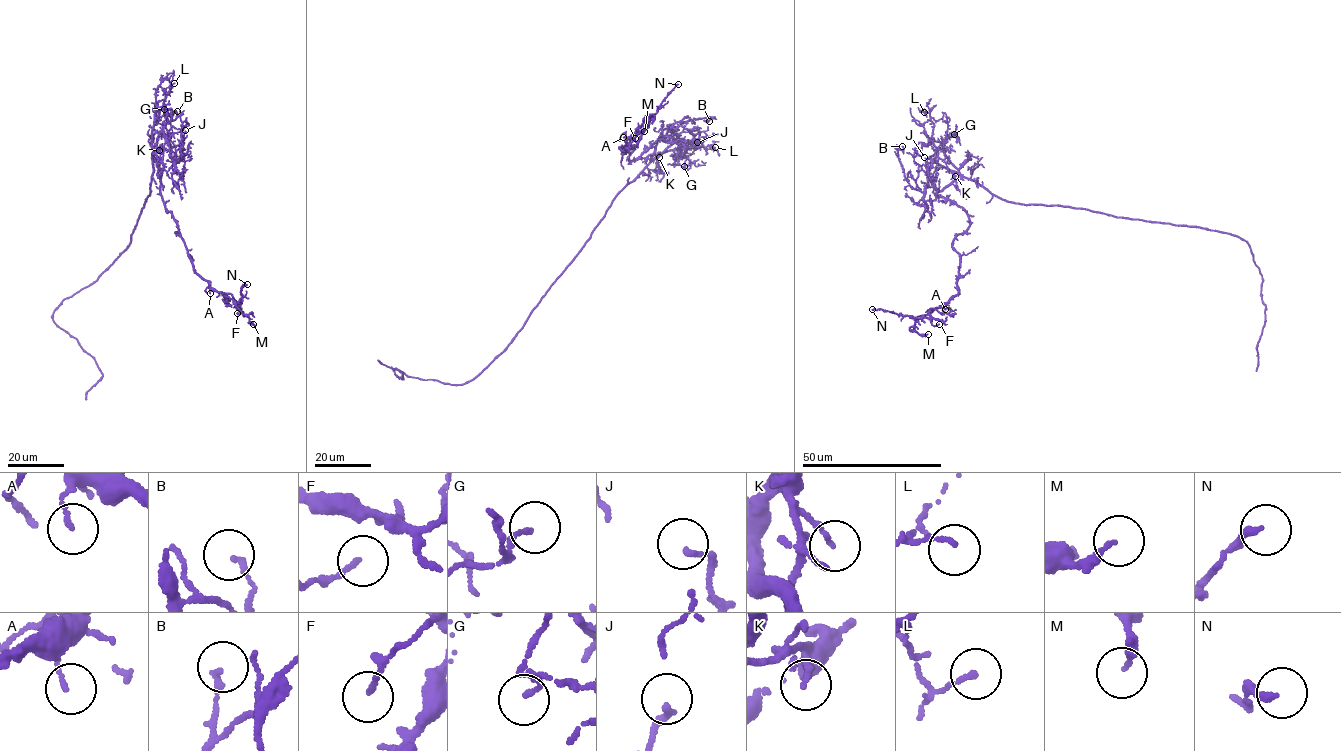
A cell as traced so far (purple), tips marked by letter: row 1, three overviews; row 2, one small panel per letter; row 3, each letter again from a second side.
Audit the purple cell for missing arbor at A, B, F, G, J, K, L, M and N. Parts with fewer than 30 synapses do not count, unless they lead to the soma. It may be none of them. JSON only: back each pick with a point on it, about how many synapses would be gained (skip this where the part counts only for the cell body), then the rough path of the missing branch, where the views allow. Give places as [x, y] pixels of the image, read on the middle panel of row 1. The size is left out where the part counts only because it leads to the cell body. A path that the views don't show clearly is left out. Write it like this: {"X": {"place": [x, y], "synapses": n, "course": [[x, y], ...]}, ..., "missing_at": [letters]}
{"missing_at": []}

